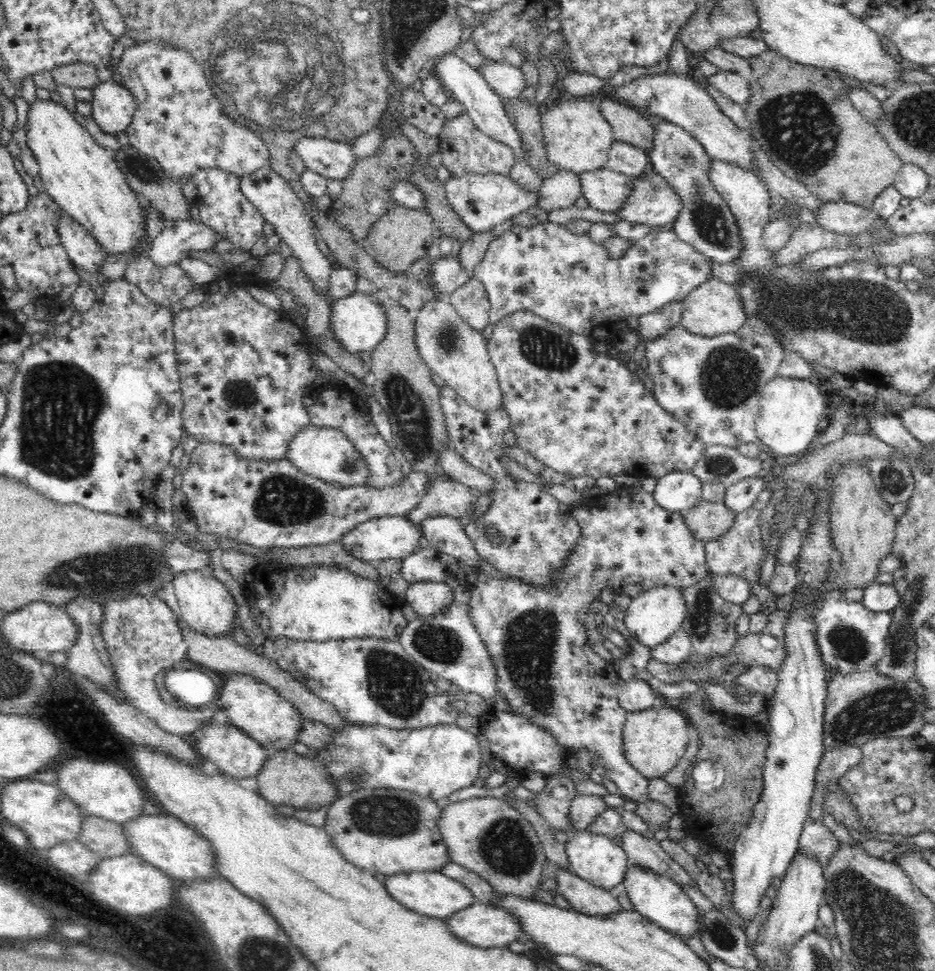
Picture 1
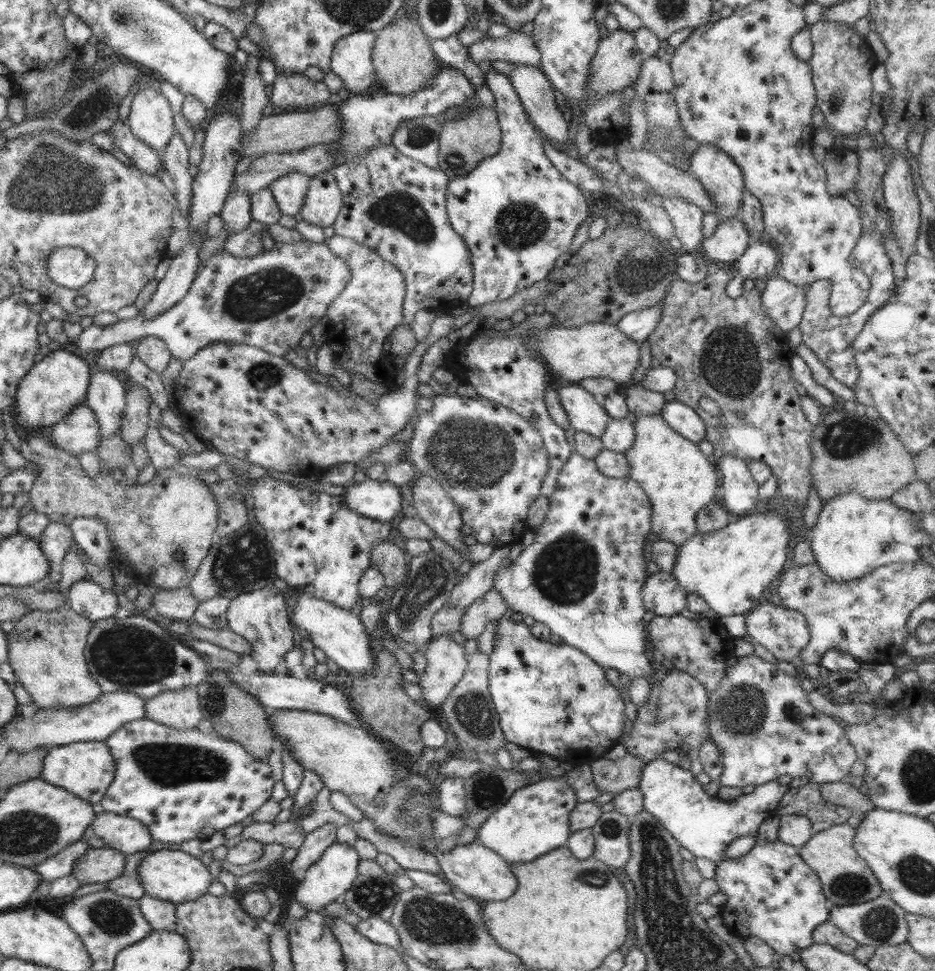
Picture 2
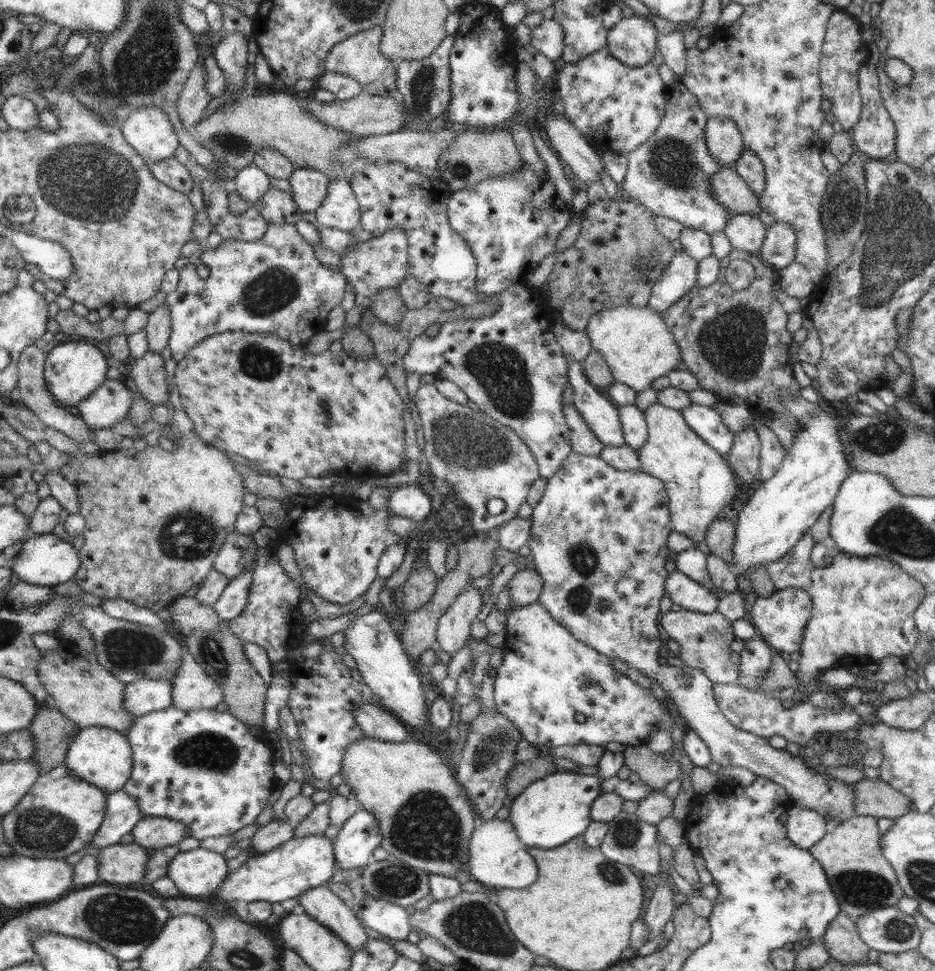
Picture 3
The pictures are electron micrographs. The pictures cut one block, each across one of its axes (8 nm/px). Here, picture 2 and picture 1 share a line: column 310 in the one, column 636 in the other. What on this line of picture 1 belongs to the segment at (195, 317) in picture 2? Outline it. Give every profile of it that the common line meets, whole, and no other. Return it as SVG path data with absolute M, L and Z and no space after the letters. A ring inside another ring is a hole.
M550 221L544 224L536 224L534 226L512 226L510 230L505 232L502 236L496 237L492 244L490 244L484 260L474 268L472 274L482 284L484 284L491 307L489 310L489 319L492 325L495 325L504 316L512 314L516 311L532 311L535 315L541 316L544 320L552 324L558 324L570 331L578 333L579 335L587 336L593 341L599 338L606 338L606 340L614 345L615 339L620 336L623 330L633 330L639 326L639 318L649 312L654 312L659 308L666 306L668 303L674 301L681 301L690 294L700 284L704 284L711 278L712 260L710 257L697 252L690 244L678 239L676 233L672 232L650 232L648 236L644 236L641 240L634 243L631 248L620 258L612 258L607 254L608 251L604 249L604 244L596 244L590 239L590 234L576 235L568 231L565 225L558 225Z

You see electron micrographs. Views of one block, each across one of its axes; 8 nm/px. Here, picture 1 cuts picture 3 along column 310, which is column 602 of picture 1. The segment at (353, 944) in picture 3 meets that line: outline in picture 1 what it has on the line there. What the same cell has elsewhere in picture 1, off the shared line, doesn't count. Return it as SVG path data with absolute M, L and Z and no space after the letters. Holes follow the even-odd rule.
M558 868L556 890L572 905L574 911L588 916L612 916L622 906L610 891L594 886L590 881L576 876L572 870Z

